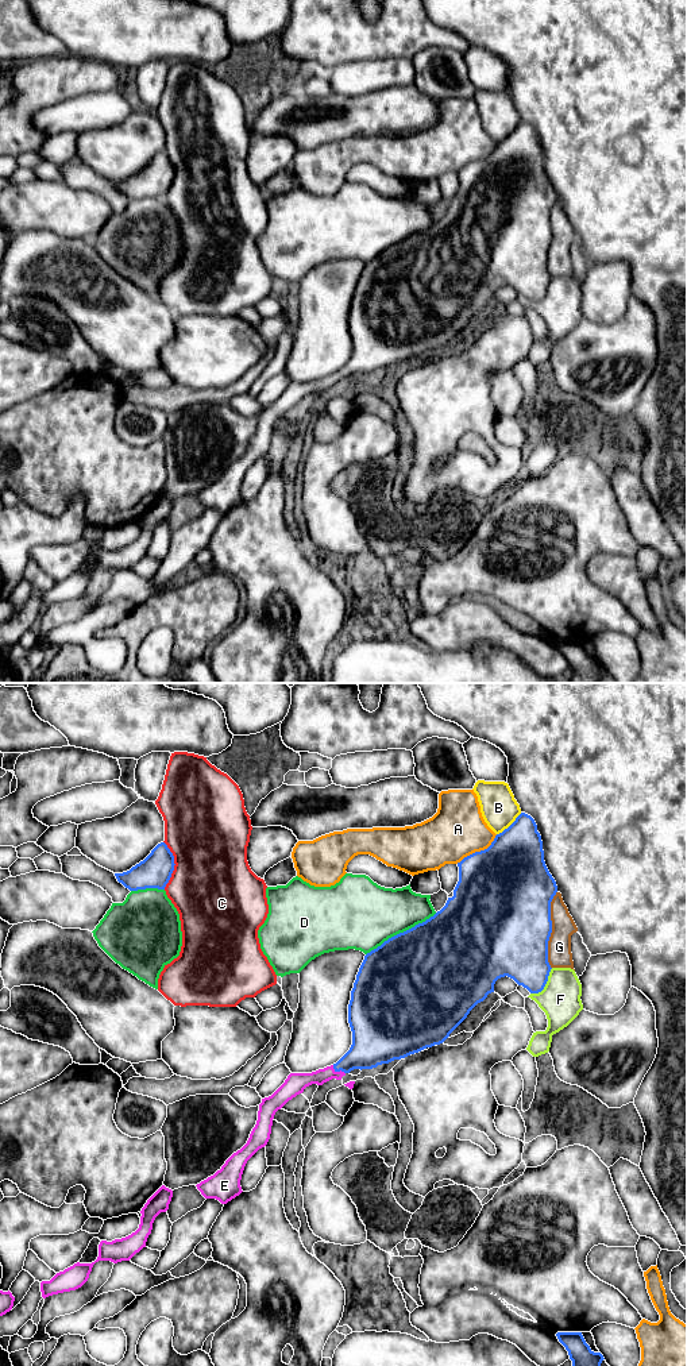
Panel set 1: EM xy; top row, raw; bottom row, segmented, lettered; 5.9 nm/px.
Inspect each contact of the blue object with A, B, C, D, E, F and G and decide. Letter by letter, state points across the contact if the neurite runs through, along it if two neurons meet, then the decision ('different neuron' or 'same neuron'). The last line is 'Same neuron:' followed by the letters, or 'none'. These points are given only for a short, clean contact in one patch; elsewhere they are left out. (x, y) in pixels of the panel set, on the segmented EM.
A: different neuron
B: different neuron
C: different neuron
D: different neuron
E: runs through xy (371, 1046), (338, 1071), (297, 1081); same neuron
F: different neuron
G: different neuron
Same neuron: E

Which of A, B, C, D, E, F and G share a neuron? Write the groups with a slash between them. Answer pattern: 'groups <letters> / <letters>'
groups A / B / C / D / E / F / G

